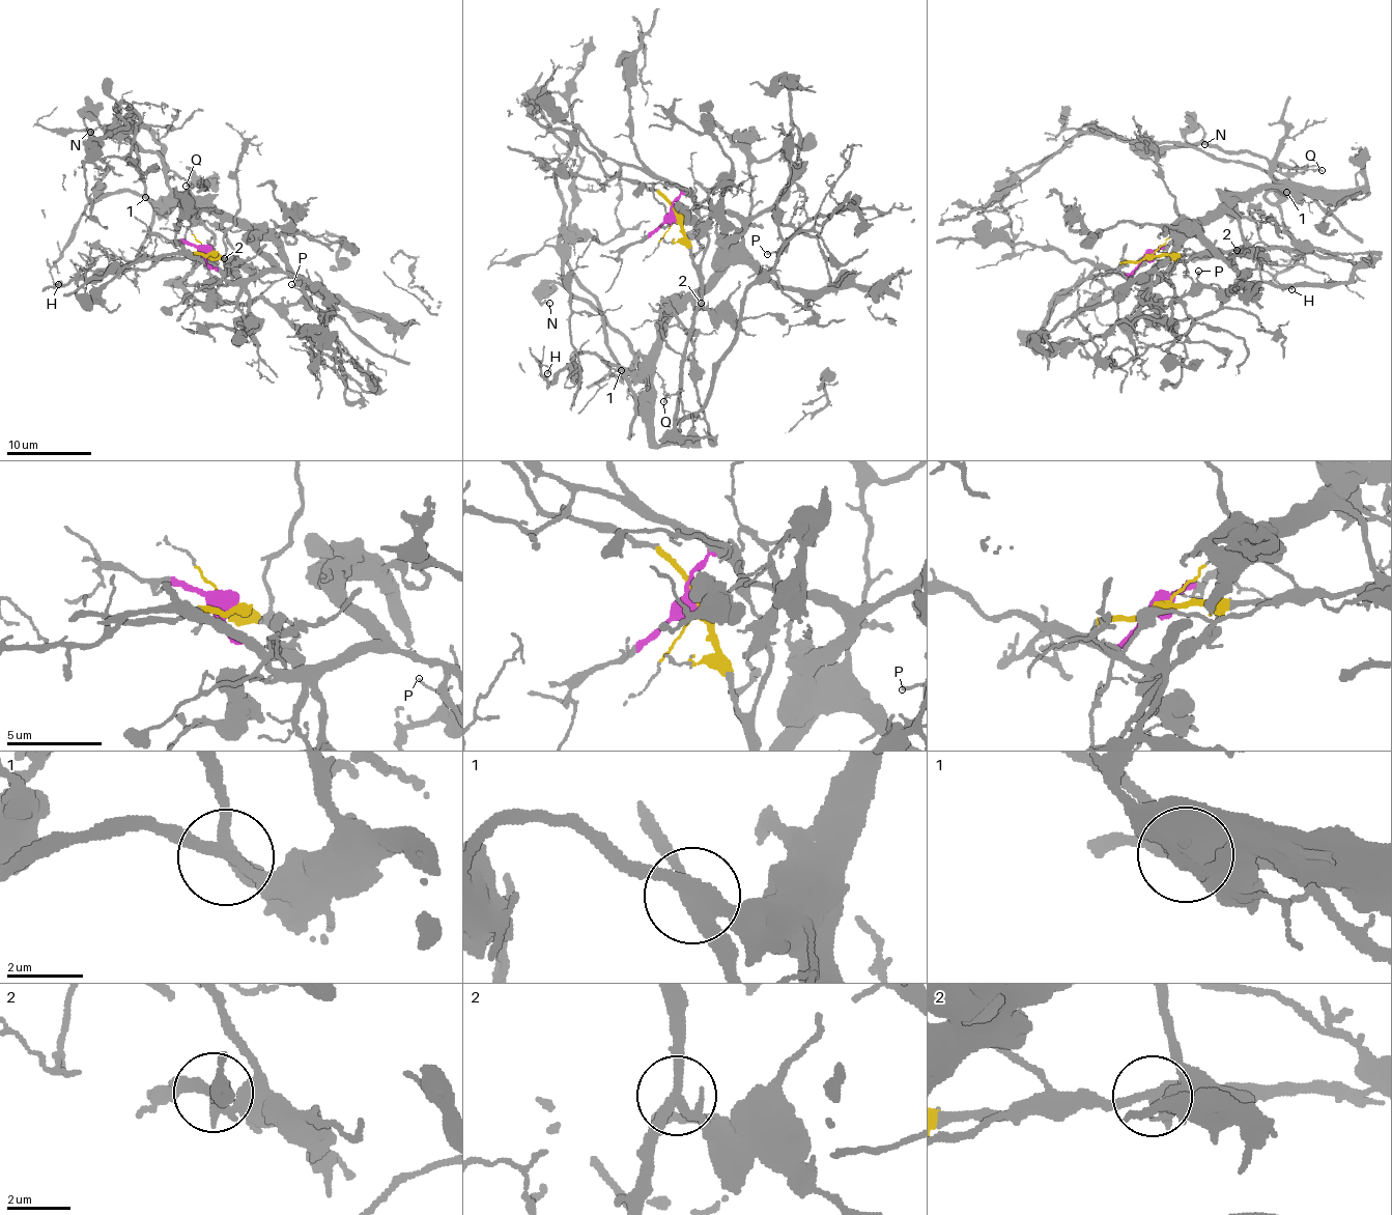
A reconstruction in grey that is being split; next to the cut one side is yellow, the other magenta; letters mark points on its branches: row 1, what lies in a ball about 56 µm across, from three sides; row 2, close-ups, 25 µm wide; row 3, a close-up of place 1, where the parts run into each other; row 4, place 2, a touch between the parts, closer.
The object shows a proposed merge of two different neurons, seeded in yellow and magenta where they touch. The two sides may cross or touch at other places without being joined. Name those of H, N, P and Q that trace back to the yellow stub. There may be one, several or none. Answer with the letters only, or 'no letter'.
P

